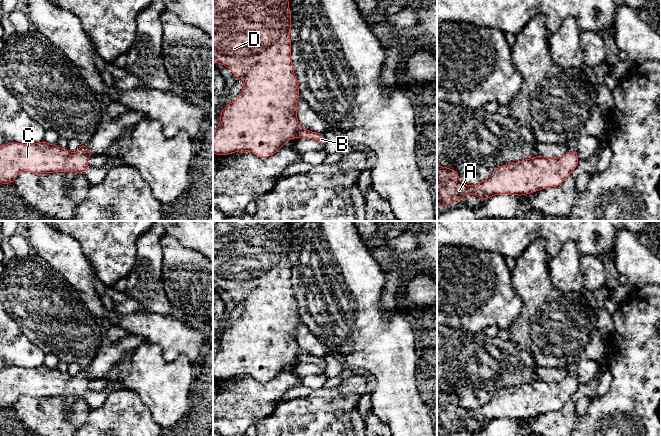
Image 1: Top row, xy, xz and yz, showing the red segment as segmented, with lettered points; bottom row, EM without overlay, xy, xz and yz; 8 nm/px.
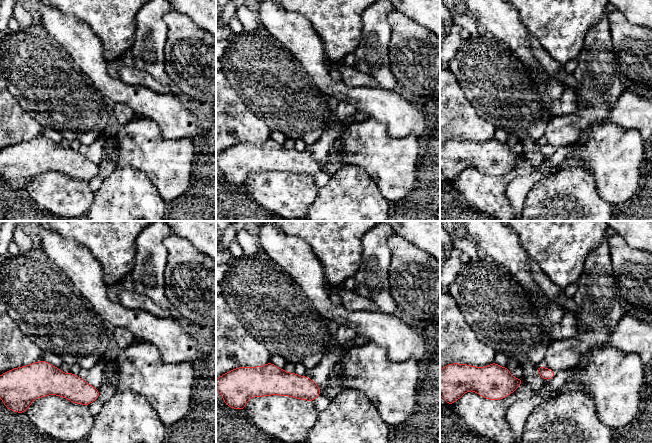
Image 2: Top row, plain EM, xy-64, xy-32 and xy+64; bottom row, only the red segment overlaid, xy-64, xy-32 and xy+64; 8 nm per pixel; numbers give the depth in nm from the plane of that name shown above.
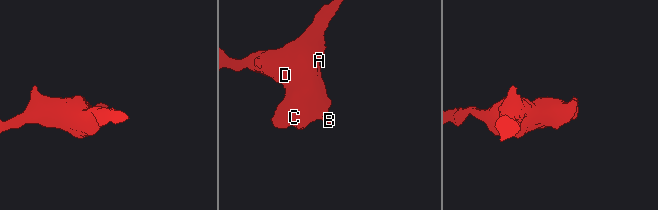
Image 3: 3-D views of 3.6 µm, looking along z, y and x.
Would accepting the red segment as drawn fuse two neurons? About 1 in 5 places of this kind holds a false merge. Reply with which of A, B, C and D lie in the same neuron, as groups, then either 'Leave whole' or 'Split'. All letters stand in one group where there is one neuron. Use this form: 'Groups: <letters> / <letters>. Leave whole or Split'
Groups: A B C D. Leave whole

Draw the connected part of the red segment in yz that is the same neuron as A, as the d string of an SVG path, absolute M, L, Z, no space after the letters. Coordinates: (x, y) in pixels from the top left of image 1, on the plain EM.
M577 374L566 376L560 382L546 382L539 378L531 383L506 388L475 409L461 407L457 394L437 390L437 430L463 425L467 418L484 425L500 418L523 420L558 411L578 390L577 377Z

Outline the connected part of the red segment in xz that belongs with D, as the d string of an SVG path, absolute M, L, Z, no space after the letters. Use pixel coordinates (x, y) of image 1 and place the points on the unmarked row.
M216 221L213 222L213 285L228 291L236 303L243 303L244 312L239 321L232 327L225 330L220 337L220 346L213 355L213 377L215 379L230 379L239 375L250 375L255 380L265 383L274 379L281 373L284 367L294 362L302 361L312 363L321 368L326 368L323 358L312 356L304 352L297 343L297 326L301 323L299 319L299 310L294 298L294 291L291 283L291 263L289 255L291 253L291 234L289 232L288 221Z

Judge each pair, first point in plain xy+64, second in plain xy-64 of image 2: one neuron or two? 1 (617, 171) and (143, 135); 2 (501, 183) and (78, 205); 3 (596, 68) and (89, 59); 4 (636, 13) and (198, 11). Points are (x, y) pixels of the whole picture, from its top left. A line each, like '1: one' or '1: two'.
1: one
2: one
3: two
4: one

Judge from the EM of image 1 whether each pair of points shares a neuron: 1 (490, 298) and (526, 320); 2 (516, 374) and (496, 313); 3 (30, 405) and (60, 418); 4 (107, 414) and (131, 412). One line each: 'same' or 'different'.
1: different
2: different
3: same
4: same

